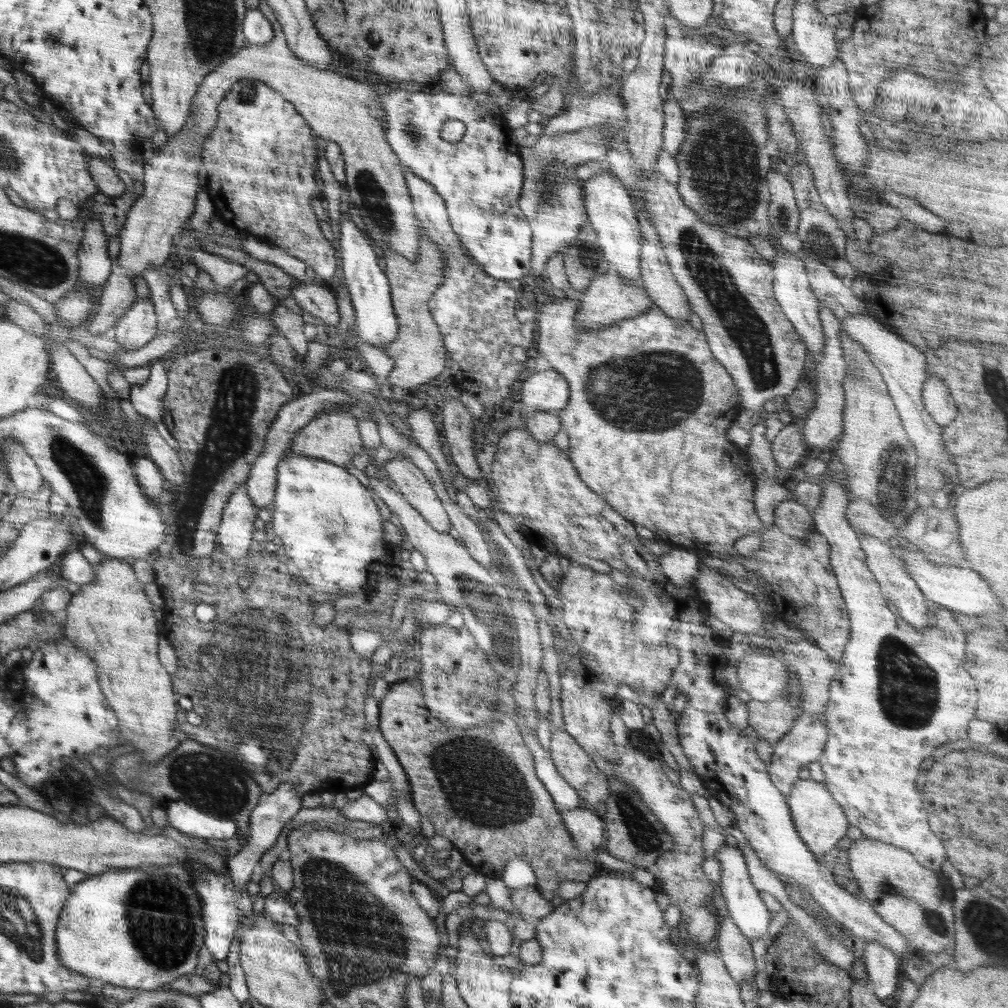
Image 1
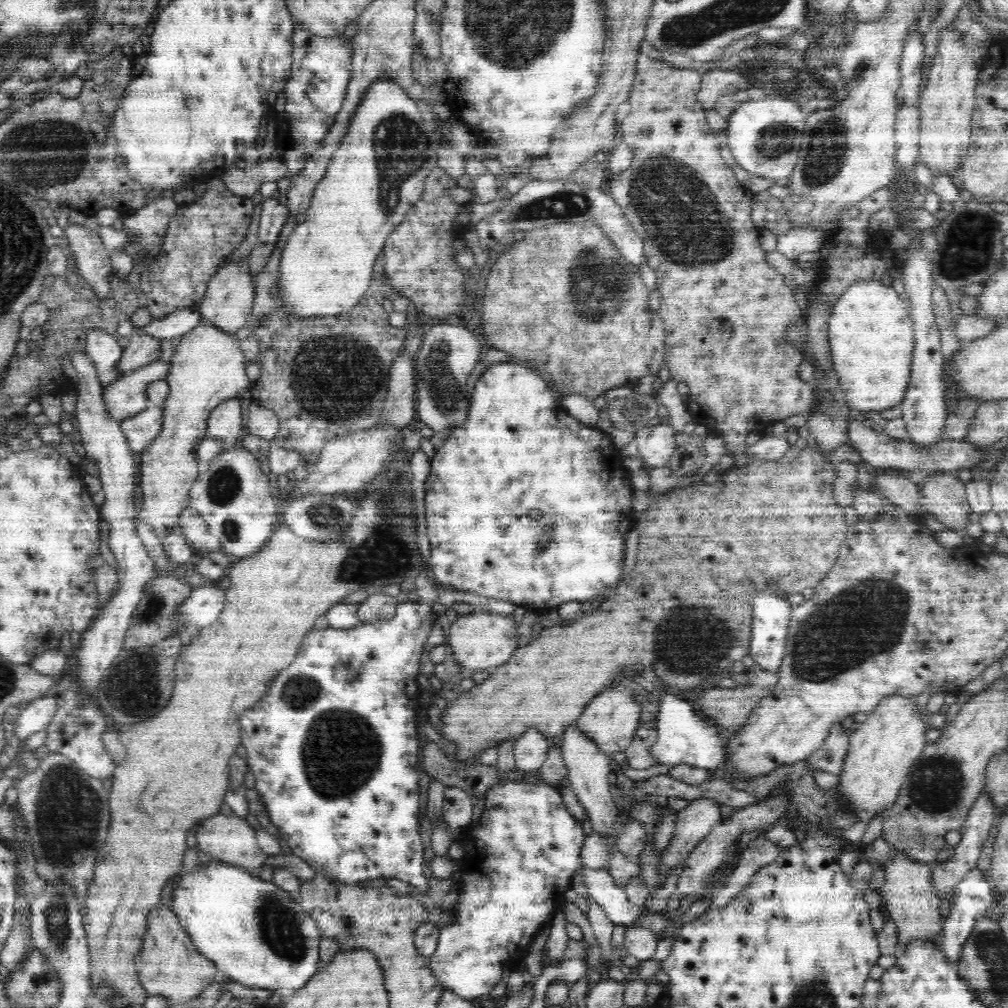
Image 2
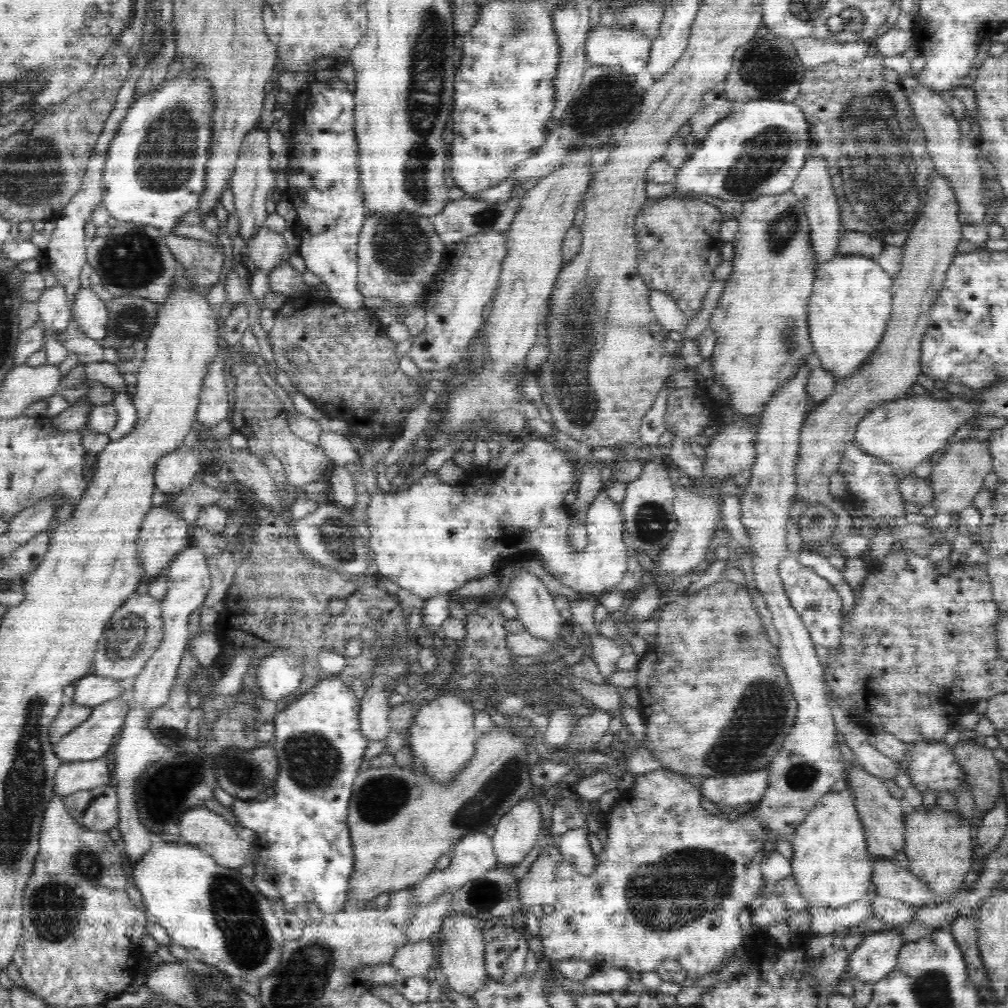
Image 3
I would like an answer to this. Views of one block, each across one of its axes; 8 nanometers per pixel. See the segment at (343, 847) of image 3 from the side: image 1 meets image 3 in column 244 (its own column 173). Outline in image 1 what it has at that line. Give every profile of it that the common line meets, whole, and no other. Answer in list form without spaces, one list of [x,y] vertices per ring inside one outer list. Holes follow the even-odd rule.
[[[172,801],[166,808],[166,814],[170,826],[184,834],[216,842],[227,841],[236,834],[237,826],[233,820],[215,818],[184,801]]]

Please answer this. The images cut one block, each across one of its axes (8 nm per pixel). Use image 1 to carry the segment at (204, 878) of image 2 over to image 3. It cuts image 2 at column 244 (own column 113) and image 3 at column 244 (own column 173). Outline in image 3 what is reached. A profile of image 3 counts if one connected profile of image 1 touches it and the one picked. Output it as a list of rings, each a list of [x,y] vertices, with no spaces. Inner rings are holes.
[[[178,842],[178,844],[166,843],[162,844],[162,846],[150,848],[150,850],[142,856],[142,860],[138,860],[138,862],[134,864],[132,871],[134,872],[134,886],[140,890],[147,912],[154,916],[158,924],[161,924],[168,931],[174,943],[180,944],[180,946],[188,948],[188,950],[190,950],[190,948],[200,948],[200,950],[208,952],[210,956],[196,956],[196,958],[200,958],[202,962],[219,968],[231,978],[239,978],[241,982],[259,983],[262,978],[266,978],[270,972],[274,972],[278,968],[278,964],[280,964],[280,960],[282,960],[282,948],[286,940],[282,934],[279,919],[276,917],[276,914],[274,914],[274,907],[272,907],[274,906],[274,902],[258,891],[258,887],[252,883],[253,880],[250,876],[247,877],[245,874],[241,874],[240,867],[228,868],[222,866],[218,864],[208,852],[204,852],[201,848],[188,846],[188,844],[184,846],[182,842]]]

